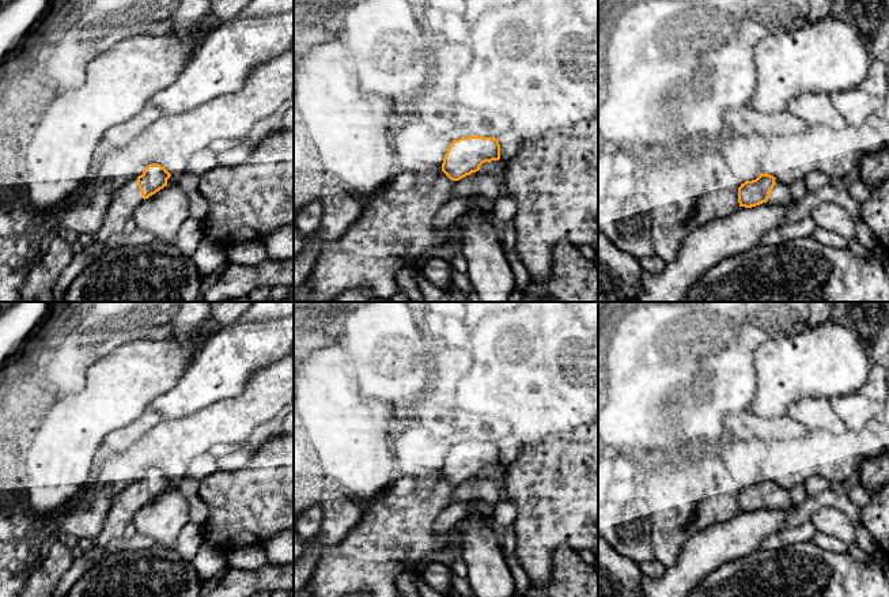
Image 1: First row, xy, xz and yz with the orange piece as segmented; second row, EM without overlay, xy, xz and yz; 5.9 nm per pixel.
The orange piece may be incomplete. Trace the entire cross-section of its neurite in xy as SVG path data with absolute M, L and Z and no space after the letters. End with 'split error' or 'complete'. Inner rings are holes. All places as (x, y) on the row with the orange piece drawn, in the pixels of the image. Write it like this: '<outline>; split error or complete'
M148 165L143 174L128 181L114 192L101 228L95 233L95 242L105 242L114 234L122 234L136 208L150 196L164 186L171 174L160 165Z; split error

